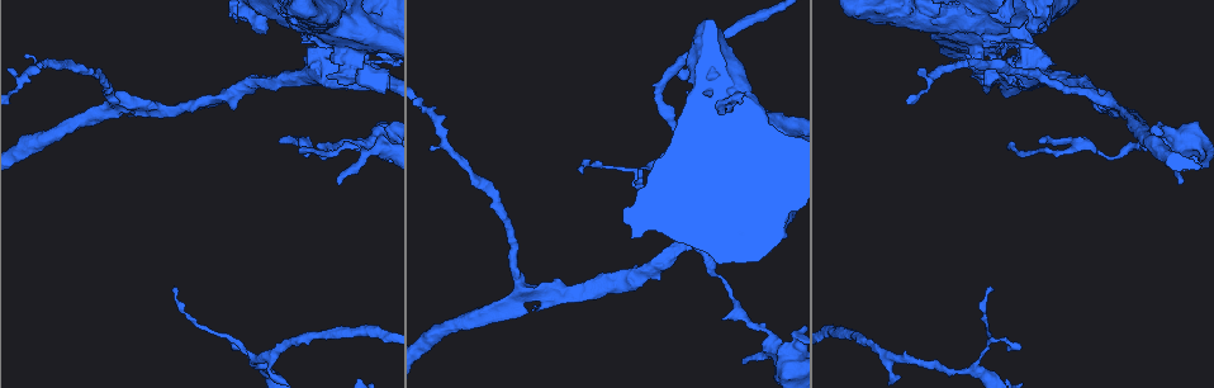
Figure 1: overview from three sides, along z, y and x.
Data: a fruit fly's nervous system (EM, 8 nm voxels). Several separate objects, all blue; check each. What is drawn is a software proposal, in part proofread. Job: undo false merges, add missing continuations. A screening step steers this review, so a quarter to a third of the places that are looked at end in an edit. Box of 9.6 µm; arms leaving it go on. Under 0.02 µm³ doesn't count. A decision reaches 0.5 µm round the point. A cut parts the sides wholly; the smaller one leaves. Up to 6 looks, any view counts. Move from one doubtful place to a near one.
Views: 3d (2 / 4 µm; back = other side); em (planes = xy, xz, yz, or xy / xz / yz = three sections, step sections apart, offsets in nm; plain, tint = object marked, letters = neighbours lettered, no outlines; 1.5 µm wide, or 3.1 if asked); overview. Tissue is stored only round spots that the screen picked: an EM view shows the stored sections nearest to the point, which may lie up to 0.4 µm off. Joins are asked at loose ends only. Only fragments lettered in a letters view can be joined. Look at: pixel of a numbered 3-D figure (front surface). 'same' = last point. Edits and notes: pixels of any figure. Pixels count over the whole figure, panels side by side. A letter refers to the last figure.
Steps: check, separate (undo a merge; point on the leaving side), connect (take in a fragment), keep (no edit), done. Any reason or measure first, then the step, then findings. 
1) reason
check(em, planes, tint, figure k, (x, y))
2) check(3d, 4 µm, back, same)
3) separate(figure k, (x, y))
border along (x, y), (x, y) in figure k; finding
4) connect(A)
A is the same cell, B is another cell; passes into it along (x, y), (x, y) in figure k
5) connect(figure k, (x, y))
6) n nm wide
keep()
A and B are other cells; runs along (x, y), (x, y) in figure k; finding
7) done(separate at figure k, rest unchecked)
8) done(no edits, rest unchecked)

free end
check(em, xy, step 4, tint, figure 1, (337, 180))

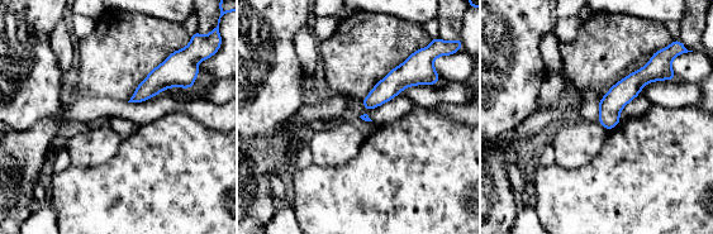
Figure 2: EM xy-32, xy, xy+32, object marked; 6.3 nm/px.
cut it another way
check(em, planes, letters, same)

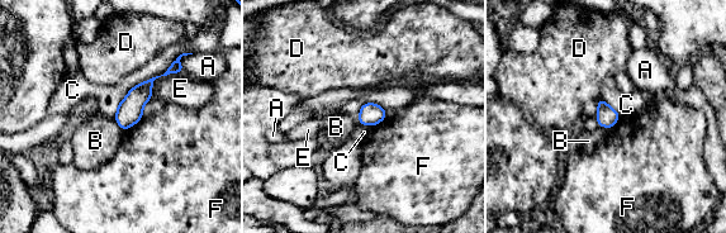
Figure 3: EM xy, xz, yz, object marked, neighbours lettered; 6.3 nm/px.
140 nm wide
keep()
A, B, C, D, E and F are other cells; border along (183, 52), (136, 84), (114, 119) in figure 3; no lettered fragment goes on from it

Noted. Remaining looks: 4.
thin end
check(3d, 4 µm, figure 1, (357, 148))

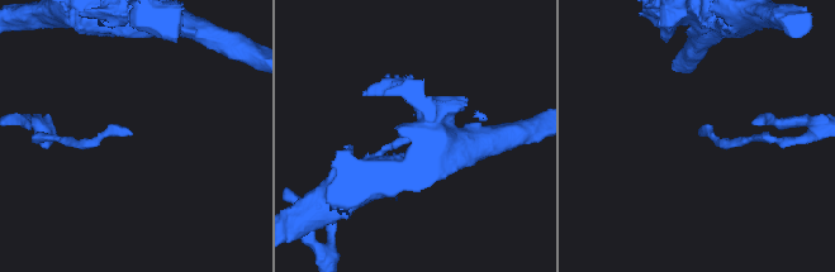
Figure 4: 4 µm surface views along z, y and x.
now the EM
check(em, planes, plain, figure 4, (130, 132))

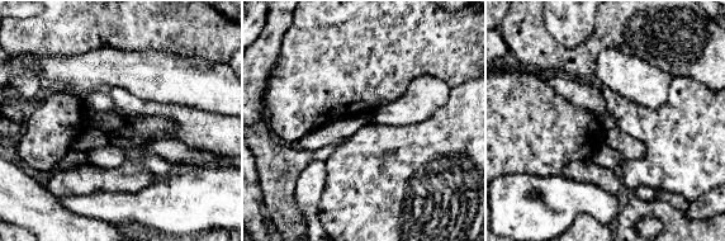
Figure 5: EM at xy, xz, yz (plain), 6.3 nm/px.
what lies round it
check(em, planes, letters, same)

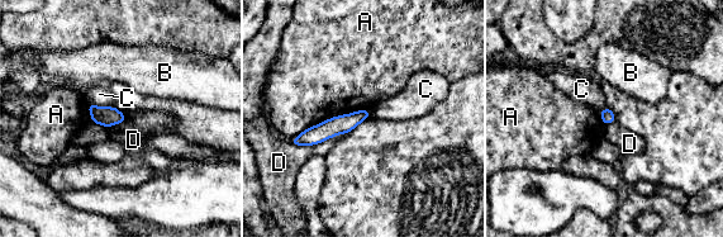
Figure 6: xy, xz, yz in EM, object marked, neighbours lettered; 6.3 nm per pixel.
keep()
A, B, C and D are other cells; border along (89, 102), (96, 105), (113, 107) in figure 6; none of them fits

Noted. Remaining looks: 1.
done(no edits, rest unchecked)

